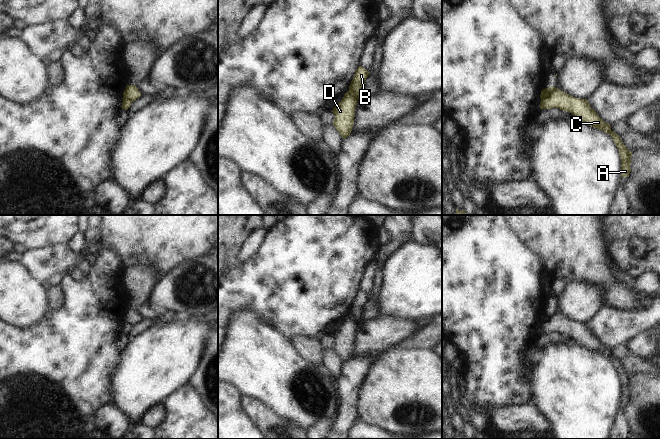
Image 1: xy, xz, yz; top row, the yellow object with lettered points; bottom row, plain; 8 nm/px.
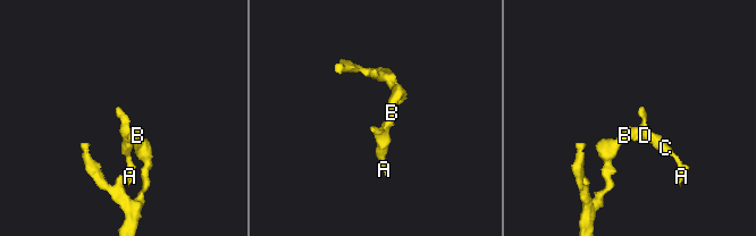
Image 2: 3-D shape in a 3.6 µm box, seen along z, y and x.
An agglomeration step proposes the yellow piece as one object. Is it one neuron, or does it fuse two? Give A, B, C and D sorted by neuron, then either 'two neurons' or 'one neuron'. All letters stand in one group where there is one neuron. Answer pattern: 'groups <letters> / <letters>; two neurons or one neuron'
groups A C D / B; two neurons

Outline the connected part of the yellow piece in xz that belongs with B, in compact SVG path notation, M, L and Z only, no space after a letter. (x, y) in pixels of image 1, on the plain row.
M359 290L355 295L354 301L351 305L348 315L351 316L357 323L361 322L361 311L365 306L366 302L368 301L368 299L369 296L361 290Z

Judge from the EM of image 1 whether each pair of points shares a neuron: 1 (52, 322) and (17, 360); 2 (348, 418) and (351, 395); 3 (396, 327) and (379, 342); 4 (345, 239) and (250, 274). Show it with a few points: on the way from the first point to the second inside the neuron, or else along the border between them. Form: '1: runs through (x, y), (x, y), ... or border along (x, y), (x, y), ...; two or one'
1: runs through (46, 331), (26, 351); one
2: runs through (348, 412), (348, 401); one
3: runs through (392, 330), (383, 338); one
4: runs through (321, 251), (300, 272), (274, 274); one

